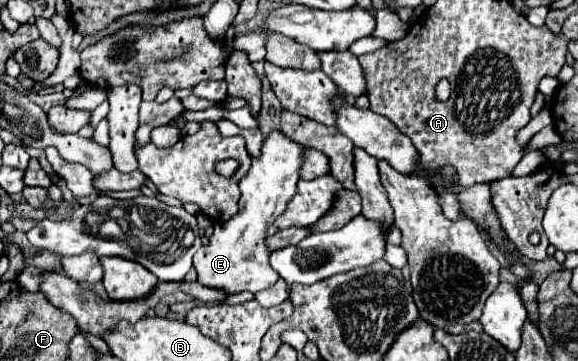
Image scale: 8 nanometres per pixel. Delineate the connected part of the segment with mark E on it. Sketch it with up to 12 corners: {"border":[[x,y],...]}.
{"border":[[279,130],[239,180],[239,214],[193,258],[199,284],[271,288],[265,230],[307,148]]}

